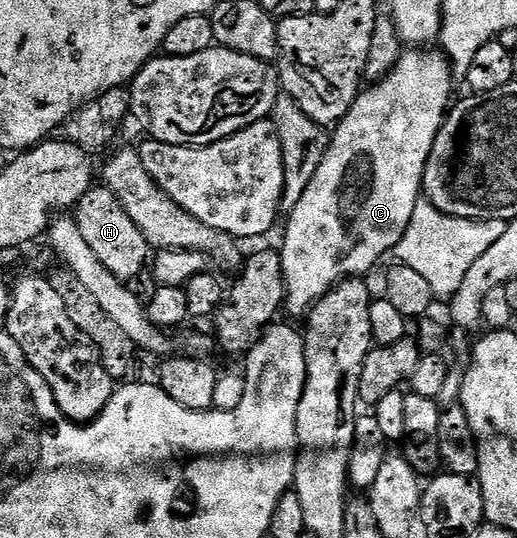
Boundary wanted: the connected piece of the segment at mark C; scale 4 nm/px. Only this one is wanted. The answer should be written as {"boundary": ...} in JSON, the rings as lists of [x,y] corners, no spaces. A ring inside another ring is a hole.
{"boundary":[[[420,47],[415,51],[404,51],[388,77],[369,84],[367,88],[356,94],[356,102],[350,107],[350,111],[346,111],[346,115],[331,130],[328,150],[318,167],[318,171],[314,171],[314,179],[310,179],[310,187],[306,187],[306,192],[302,194],[298,207],[294,207],[294,211],[287,214],[286,217],[288,226],[284,229],[284,246],[279,246],[278,252],[283,259],[287,312],[290,311],[294,316],[302,316],[301,318],[303,318],[321,297],[324,297],[331,291],[333,285],[338,285],[340,282],[349,279],[359,278],[361,275],[368,275],[364,273],[370,272],[387,253],[389,256],[395,250],[396,245],[400,242],[402,235],[406,231],[406,227],[410,223],[410,219],[414,215],[414,207],[422,200],[422,186],[424,184],[426,163],[428,162],[430,151],[434,147],[434,139],[442,127],[442,123],[450,108],[450,102],[453,100],[452,84],[454,84],[452,64],[450,64],[444,53],[436,47]]]}

